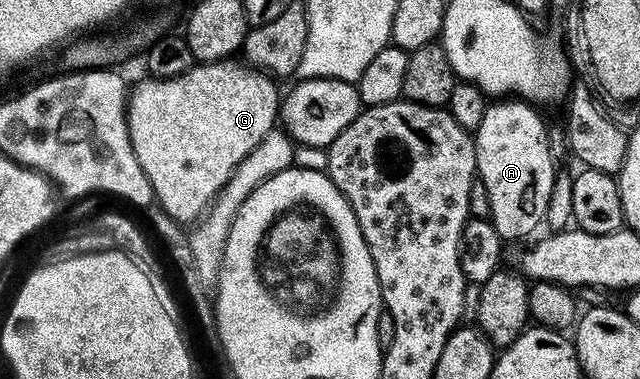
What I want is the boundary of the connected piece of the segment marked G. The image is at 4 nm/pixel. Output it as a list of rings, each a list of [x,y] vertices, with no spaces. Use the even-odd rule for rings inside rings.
[[[241,60],[204,61],[196,63],[187,73],[175,77],[147,76],[138,86],[131,88],[126,103],[126,122],[132,139],[132,151],[152,183],[154,201],[179,223],[194,223],[209,209],[214,196],[228,183],[232,171],[276,128],[280,117],[280,92],[275,78],[259,69],[247,67]]]

